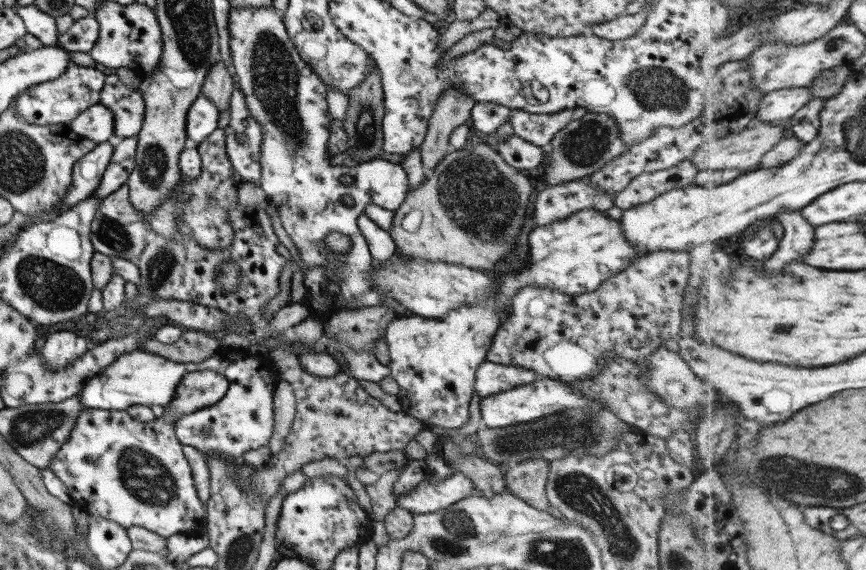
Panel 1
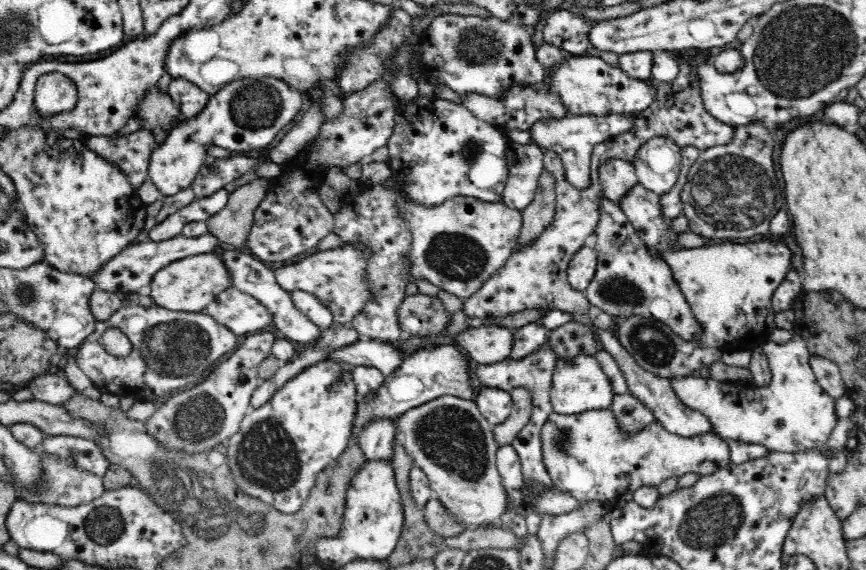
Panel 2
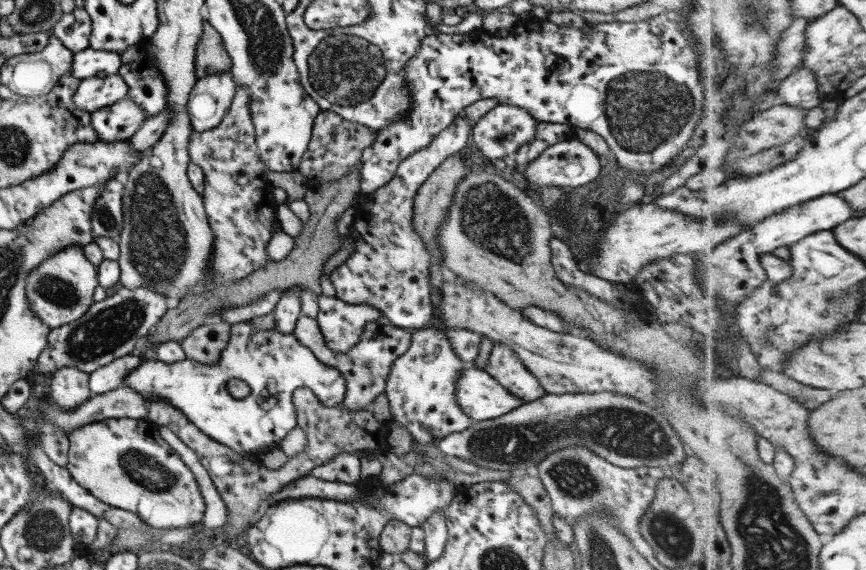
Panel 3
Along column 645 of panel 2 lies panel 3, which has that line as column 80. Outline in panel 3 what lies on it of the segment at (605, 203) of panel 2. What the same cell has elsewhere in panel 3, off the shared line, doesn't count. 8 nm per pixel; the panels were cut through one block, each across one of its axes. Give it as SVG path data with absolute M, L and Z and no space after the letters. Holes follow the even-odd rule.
M70 244L57 249L53 255L41 259L39 265L27 273L25 300L28 301L28 308L49 329L81 317L92 304L93 291L98 285L97 269L85 258L83 248L81 244Z

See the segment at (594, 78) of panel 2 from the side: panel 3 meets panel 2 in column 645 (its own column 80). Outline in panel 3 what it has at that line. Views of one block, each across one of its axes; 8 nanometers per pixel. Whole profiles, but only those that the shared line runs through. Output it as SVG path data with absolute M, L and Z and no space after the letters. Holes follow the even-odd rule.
M115 73L103 78L89 77L79 81L75 93L72 94L72 106L81 108L85 113L104 108L126 98L127 84Z

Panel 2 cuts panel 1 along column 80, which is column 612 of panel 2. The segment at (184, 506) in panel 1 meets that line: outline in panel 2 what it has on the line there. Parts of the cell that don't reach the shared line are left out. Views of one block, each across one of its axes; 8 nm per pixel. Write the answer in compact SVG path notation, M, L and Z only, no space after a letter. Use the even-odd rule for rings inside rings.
M596 409L581 413L562 415L552 412L548 422L540 430L544 467L554 486L562 492L568 492L581 503L598 501L611 504L614 508L633 505L632 496L641 486L658 488L666 479L692 473L699 476L711 475L718 469L726 468L730 463L729 446L720 435L683 437L668 432L662 423L651 422L642 430L628 432L616 420L613 410Z

